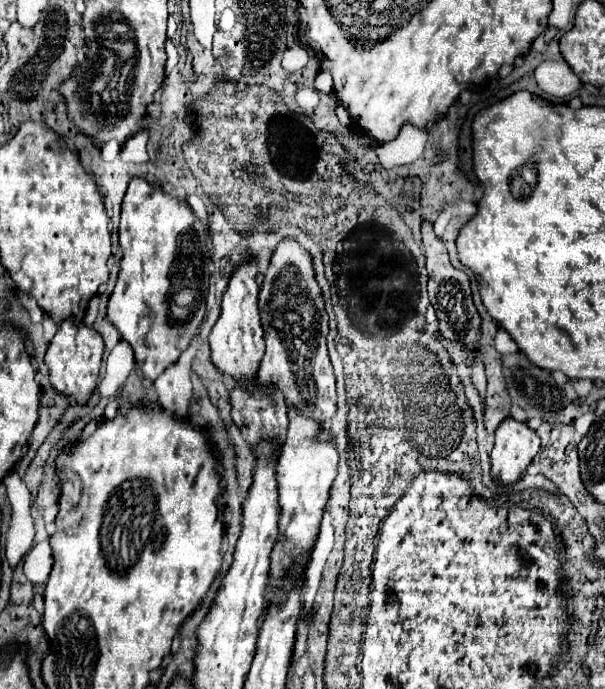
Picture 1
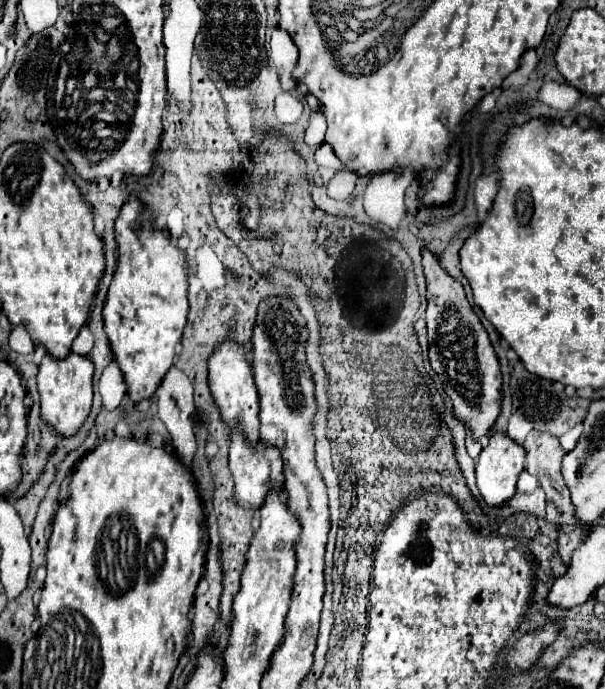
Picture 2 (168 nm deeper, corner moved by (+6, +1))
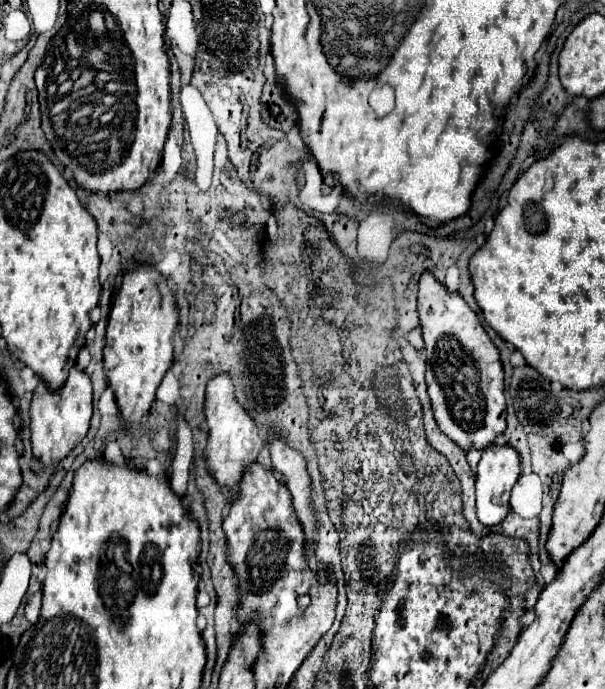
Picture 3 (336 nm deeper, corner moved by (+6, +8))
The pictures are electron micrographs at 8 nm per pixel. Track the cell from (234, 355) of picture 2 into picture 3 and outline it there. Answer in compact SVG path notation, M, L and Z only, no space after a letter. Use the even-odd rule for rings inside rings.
M215 376L207 384L207 400L205 400L205 420L209 426L209 438L205 446L205 462L209 474L217 478L217 484L227 490L227 502L233 502L239 494L239 482L245 470L257 460L259 450L263 448L263 438L259 428L251 420L251 416L241 408L233 394L233 382L229 376Z

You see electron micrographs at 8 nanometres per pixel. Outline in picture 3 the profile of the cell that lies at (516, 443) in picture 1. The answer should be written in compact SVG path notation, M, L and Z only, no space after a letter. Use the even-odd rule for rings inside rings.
M495 444L483 452L481 462L477 466L477 520L485 528L493 528L501 524L503 518L507 516L509 494L515 482L519 480L519 472L521 472L521 462L519 462L519 454L515 448Z

